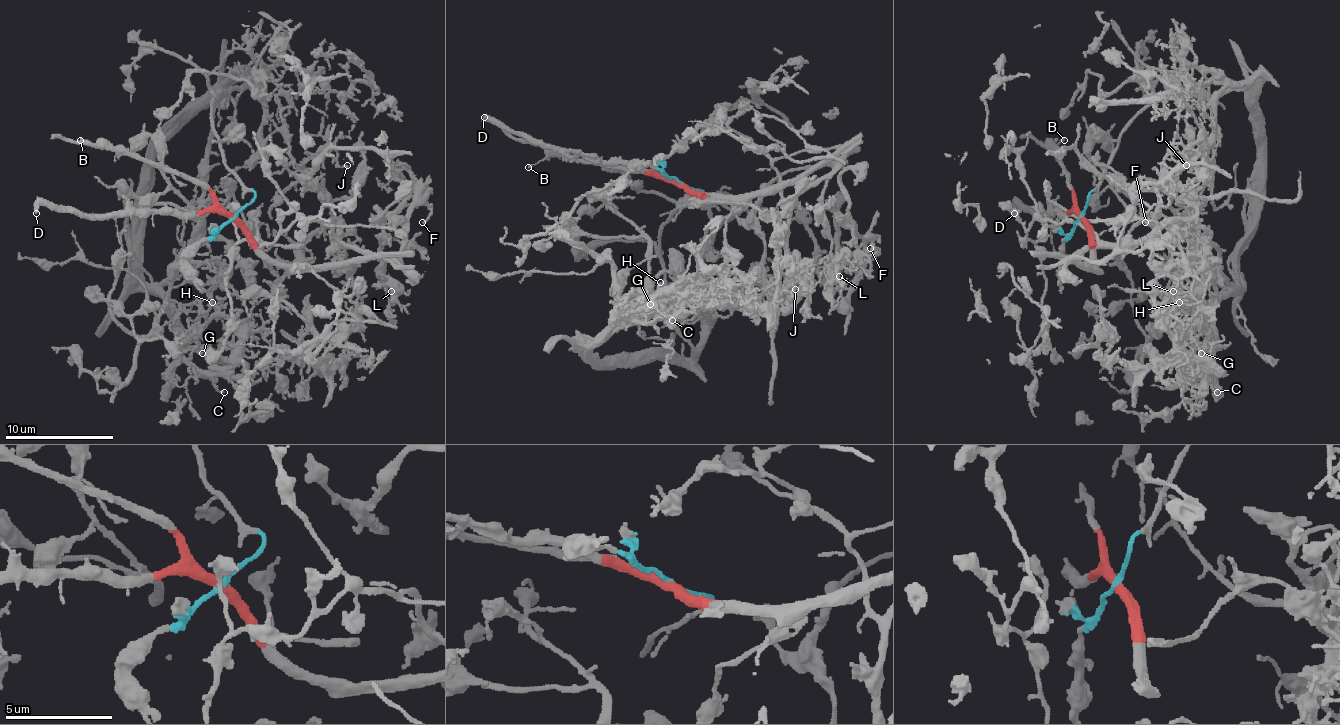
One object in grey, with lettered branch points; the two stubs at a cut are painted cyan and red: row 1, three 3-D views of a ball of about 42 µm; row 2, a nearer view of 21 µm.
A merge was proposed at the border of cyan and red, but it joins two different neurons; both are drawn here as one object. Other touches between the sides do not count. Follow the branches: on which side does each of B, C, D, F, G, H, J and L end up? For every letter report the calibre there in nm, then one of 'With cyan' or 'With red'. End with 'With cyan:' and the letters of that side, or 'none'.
B: Thickness 110 nm. With red
C: Thickness 140 nm. With cyan
D: Thickness 320 nm. With red
F: Thickness 150 nm. With cyan
G: Thickness 170 nm. With cyan
H: Thickness 140 nm. With cyan
J: Thickness 130 nm. With cyan
L: Thickness 90 nm. With cyan
With cyan: C, F, G, H, J, L

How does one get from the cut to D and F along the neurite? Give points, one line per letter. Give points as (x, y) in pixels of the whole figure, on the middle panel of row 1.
D: (681, 184), (648, 176), (632, 165), (602, 165), (572, 151), (529, 143), (483, 116)
F: (684, 184), (703, 192), (659, 246), (678, 320), (730, 290), (779, 298), (789, 206), (836, 173), (871, 249)

